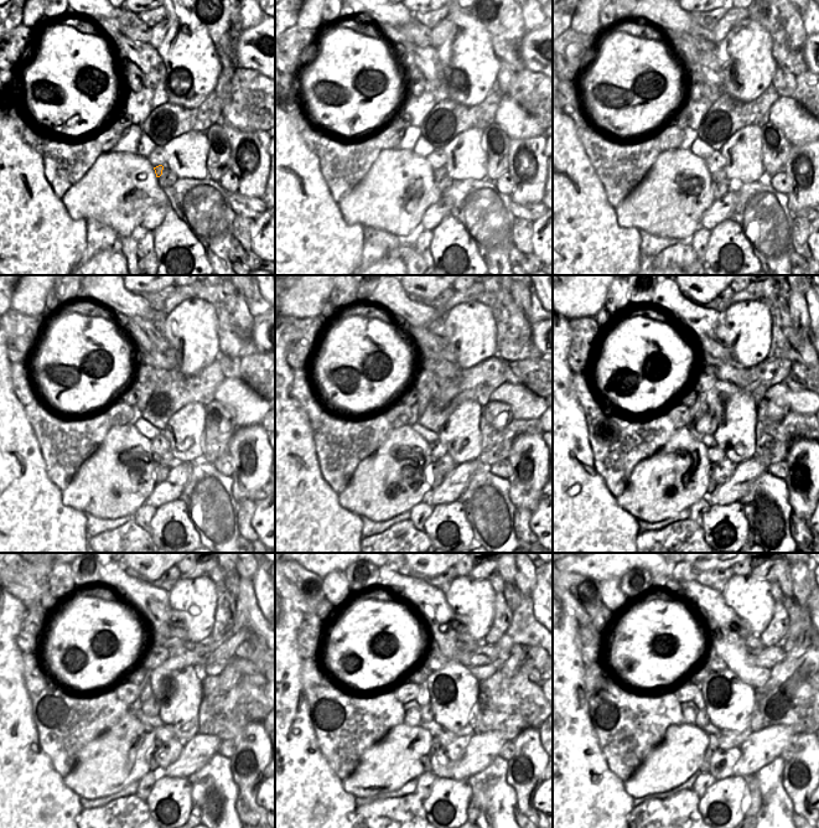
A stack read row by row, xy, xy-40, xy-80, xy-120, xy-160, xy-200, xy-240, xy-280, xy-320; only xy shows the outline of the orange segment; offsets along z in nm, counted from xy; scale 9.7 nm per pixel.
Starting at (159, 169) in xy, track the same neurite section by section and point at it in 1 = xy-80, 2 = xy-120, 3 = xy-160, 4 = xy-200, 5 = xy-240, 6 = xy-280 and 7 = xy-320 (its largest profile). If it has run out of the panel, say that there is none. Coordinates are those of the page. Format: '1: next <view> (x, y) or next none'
1: next xy-80 (719, 176)
2: next xy-120 (167, 460)
3: next xy-160 (445, 465)
4: next xy-200 (721, 471)
5: next xy-240 (169, 751)
6: next xy-280 (442, 761)
7: next xy-320 (722, 761)

